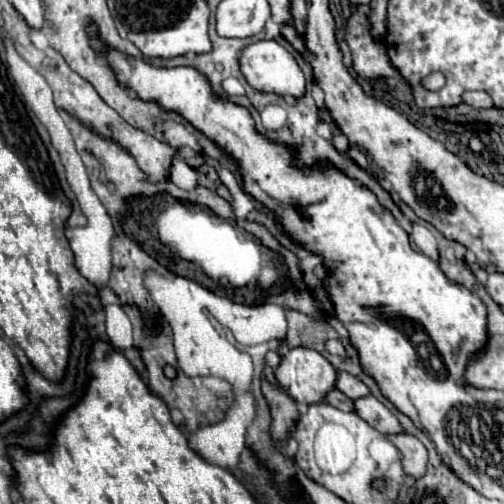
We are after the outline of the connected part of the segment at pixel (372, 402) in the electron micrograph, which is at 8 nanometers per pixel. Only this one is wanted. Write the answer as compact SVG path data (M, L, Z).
M365 396L365 398L355 400L355 412L365 422L369 422L377 432L381 432L385 436L389 436L389 434L401 434L403 432L401 422L375 396Z

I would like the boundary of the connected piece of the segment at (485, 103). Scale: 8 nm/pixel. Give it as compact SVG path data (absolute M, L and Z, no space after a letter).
M465 92L463 102L473 108L493 108L493 100L487 92Z

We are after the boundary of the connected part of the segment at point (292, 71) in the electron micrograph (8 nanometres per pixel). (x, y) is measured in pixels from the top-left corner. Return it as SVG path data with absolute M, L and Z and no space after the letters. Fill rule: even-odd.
M259 40L255 44L249 44L241 52L241 72L247 78L247 82L259 90L259 92L269 92L269 94L279 94L279 96L293 96L301 98L305 94L305 76L295 62L295 58L275 40Z

